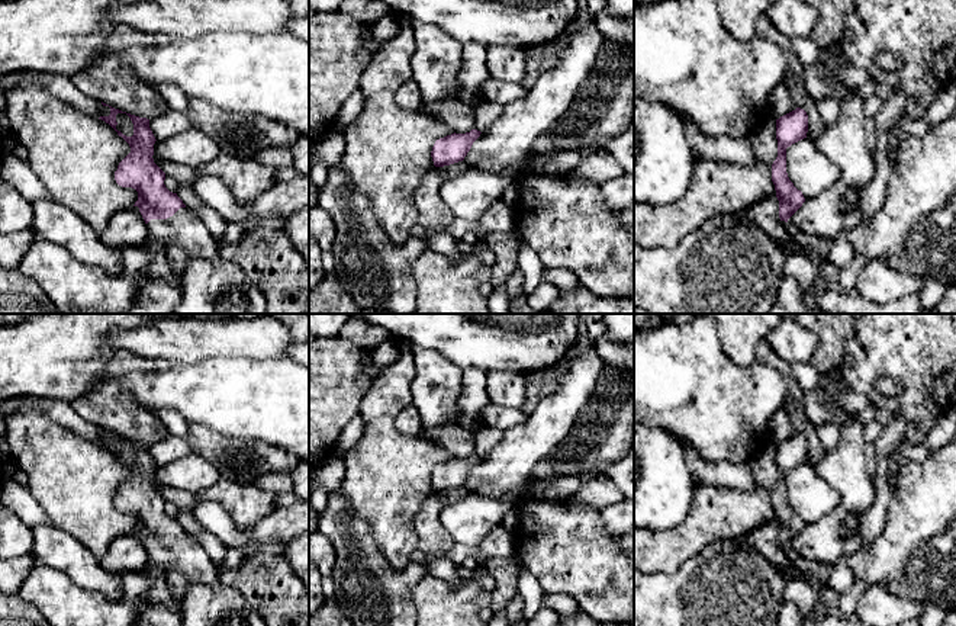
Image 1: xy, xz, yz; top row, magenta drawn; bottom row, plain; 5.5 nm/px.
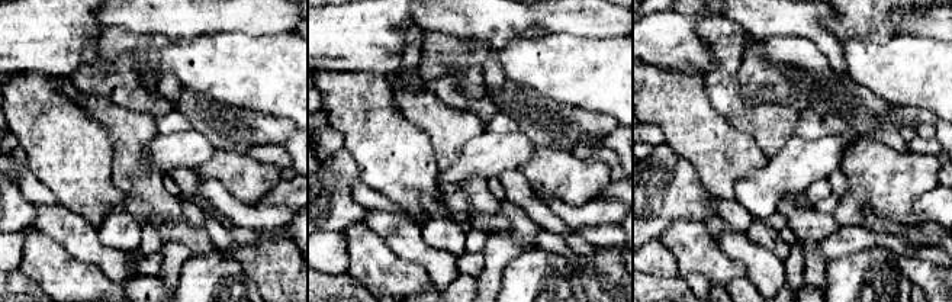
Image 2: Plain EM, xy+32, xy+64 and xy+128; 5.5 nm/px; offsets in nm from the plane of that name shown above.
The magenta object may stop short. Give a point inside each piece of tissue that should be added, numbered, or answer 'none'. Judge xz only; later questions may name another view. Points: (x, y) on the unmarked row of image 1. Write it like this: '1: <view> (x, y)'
none

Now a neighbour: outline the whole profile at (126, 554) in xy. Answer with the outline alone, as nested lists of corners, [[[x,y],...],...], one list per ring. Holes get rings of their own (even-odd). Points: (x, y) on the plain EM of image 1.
[[[138,532],[116,537],[100,559],[102,568],[116,575],[142,571],[145,562],[147,549]]]

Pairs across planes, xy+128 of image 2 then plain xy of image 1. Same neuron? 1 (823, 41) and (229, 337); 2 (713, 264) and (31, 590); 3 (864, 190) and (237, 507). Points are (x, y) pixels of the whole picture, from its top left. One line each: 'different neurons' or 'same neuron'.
1: same neuron
2: same neuron
3: same neuron

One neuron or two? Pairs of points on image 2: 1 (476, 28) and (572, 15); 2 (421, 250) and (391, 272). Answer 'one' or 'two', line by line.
1: one
2: two

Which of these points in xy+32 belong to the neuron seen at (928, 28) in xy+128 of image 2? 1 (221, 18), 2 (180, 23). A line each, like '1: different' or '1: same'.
1: same
2: same

